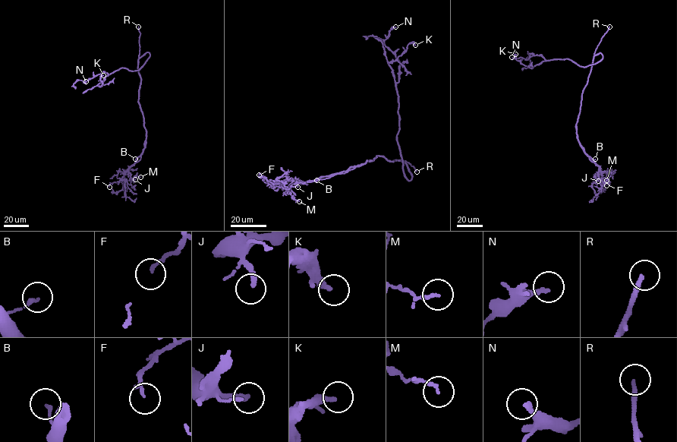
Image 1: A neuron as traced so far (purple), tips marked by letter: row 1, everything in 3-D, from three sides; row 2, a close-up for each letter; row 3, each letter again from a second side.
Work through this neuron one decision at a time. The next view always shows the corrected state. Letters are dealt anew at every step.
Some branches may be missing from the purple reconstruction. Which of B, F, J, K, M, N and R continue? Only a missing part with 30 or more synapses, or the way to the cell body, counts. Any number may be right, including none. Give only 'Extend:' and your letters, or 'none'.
Extend: J, R

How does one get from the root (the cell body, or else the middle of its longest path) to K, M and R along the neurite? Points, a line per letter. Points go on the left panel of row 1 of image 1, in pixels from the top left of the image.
K: (139, 74), (138, 60), (148, 52), (149, 57), (138, 71), (120, 68), (105, 76), (99, 86), (103, 75)
M: (139, 74), (139, 102), (146, 131), (146, 142), (143, 151), (128, 172), (132, 181), (140, 177)
R: (139, 74), (138, 26)

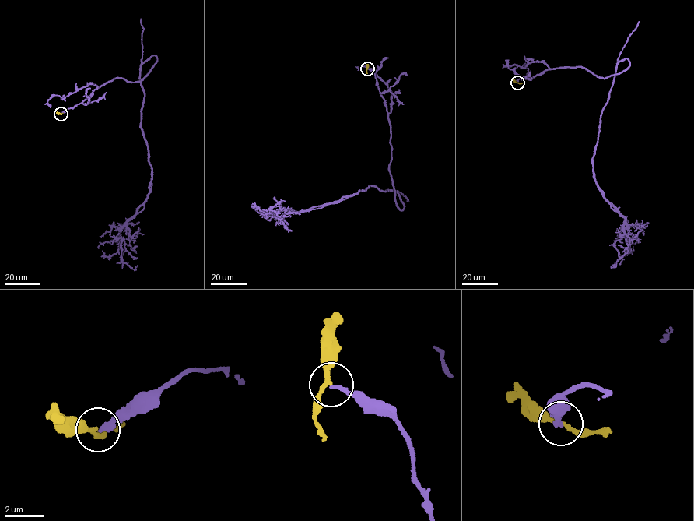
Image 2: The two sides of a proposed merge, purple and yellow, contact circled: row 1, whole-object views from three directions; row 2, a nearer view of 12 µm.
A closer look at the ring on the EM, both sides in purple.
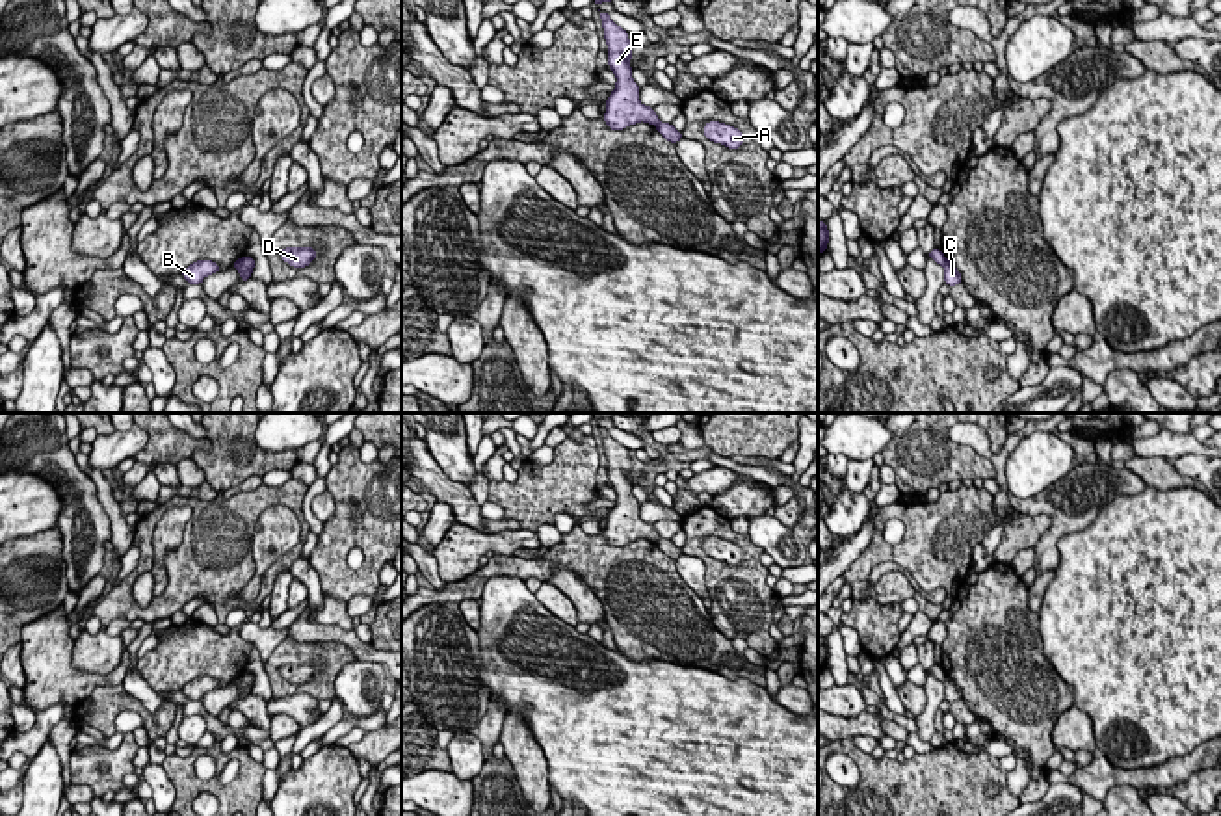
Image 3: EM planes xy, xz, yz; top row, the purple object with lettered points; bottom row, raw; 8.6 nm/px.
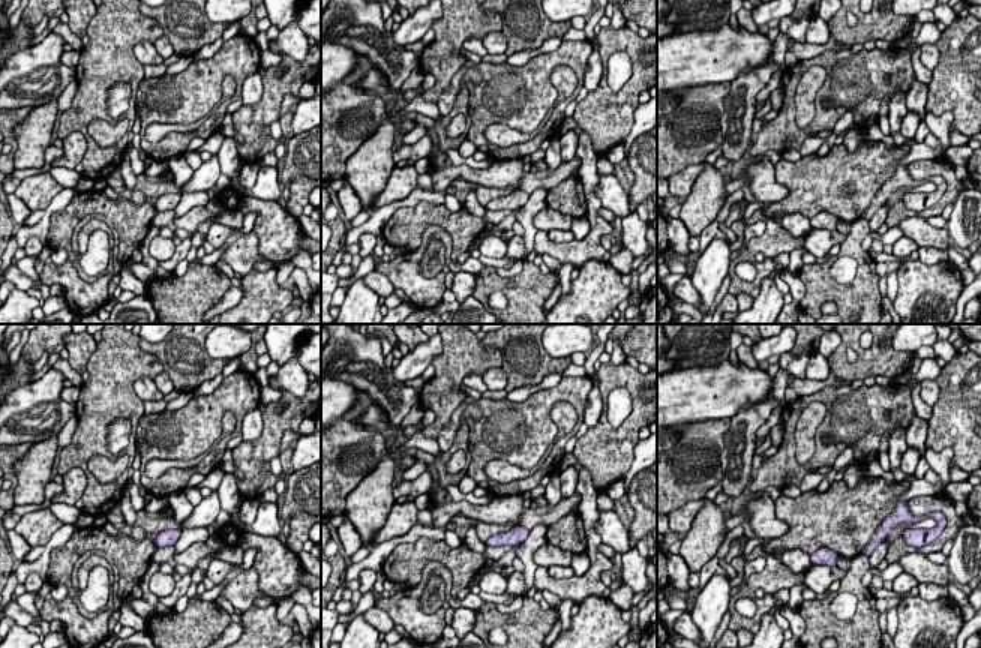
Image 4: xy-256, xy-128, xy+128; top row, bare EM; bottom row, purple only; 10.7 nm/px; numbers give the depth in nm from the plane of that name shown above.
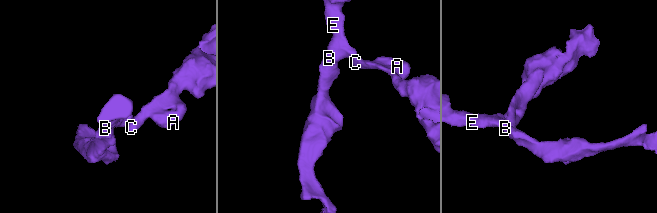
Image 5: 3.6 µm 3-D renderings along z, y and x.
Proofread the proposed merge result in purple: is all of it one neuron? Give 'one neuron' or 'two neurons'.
two neurons

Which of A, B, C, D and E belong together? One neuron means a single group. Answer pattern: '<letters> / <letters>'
A C D / B E

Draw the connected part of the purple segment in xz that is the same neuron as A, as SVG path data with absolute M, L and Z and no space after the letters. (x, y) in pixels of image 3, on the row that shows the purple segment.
M708 121L702 132L710 141L721 143L729 149L742 147L745 139L743 134L736 126L730 126L719 121Z

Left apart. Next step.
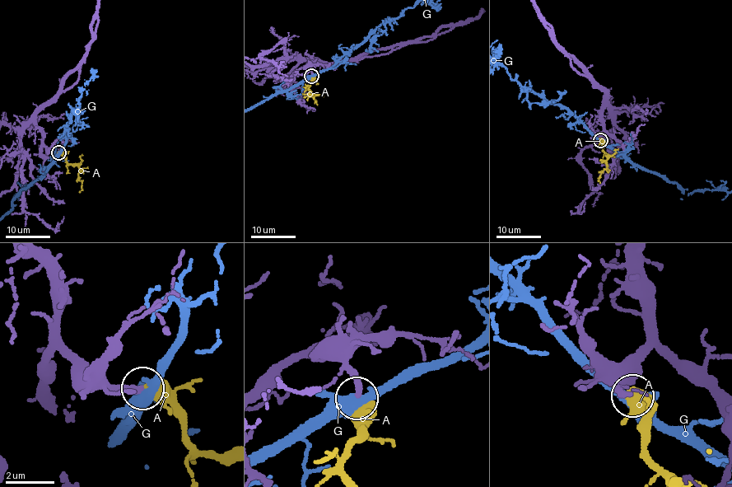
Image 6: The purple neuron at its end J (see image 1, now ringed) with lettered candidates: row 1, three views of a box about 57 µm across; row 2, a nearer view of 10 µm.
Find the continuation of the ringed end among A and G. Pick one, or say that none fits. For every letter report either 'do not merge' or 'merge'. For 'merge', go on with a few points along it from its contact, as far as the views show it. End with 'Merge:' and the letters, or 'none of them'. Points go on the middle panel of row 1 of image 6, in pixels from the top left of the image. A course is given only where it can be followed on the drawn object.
A: merge; it runs (311, 76), (309, 88), (313, 96), (304, 94)
G: do not merge
Merge: A

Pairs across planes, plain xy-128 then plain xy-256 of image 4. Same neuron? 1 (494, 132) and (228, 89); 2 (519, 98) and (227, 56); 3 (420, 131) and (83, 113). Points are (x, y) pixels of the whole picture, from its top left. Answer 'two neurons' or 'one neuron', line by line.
1: one neuron
2: one neuron
3: two neurons

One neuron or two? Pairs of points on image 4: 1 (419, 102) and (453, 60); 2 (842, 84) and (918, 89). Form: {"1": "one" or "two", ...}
{"1": "two", "2": "two"}

